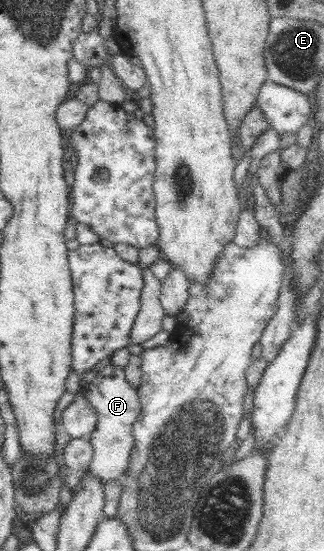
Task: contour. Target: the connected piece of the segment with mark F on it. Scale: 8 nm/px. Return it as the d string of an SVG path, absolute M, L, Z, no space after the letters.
M112 364L103 367L96 377L86 385L85 395L91 406L97 411L96 427L87 437L92 444L94 453L83 480L73 489L73 492L91 475L95 475L103 484L123 479L124 472L127 472L127 468L129 468L130 454L135 444L132 435L133 423L141 414L141 401L136 388L127 382L121 367Z

